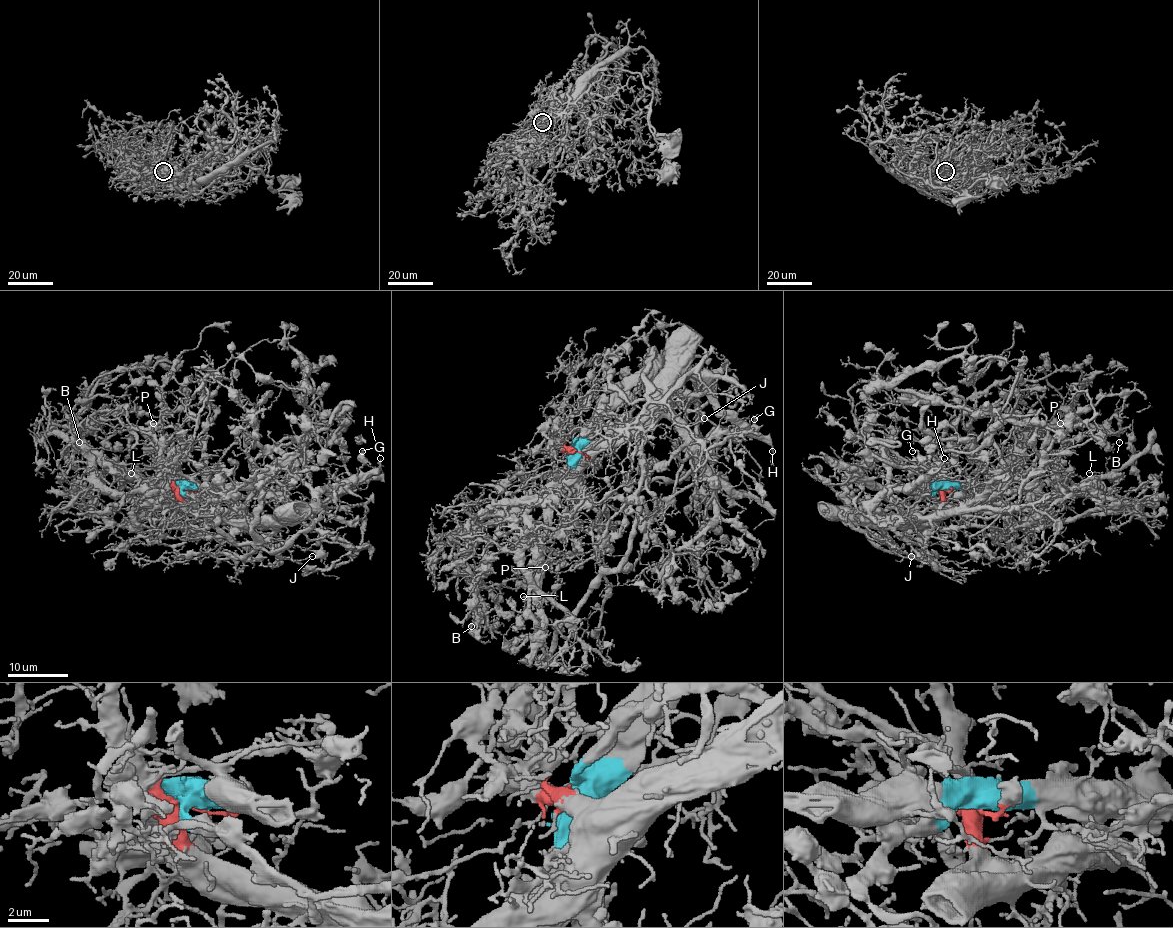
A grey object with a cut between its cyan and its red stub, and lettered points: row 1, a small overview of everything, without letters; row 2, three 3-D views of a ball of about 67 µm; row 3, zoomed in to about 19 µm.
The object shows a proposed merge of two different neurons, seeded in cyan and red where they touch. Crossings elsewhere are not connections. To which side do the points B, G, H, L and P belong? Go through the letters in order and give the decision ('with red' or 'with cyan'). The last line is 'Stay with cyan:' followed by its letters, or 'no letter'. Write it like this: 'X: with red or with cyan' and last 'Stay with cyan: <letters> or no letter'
B: with cyan
G: with red
H: with red
L: with cyan
P: with cyan
Stay with cyan: B, L, P

